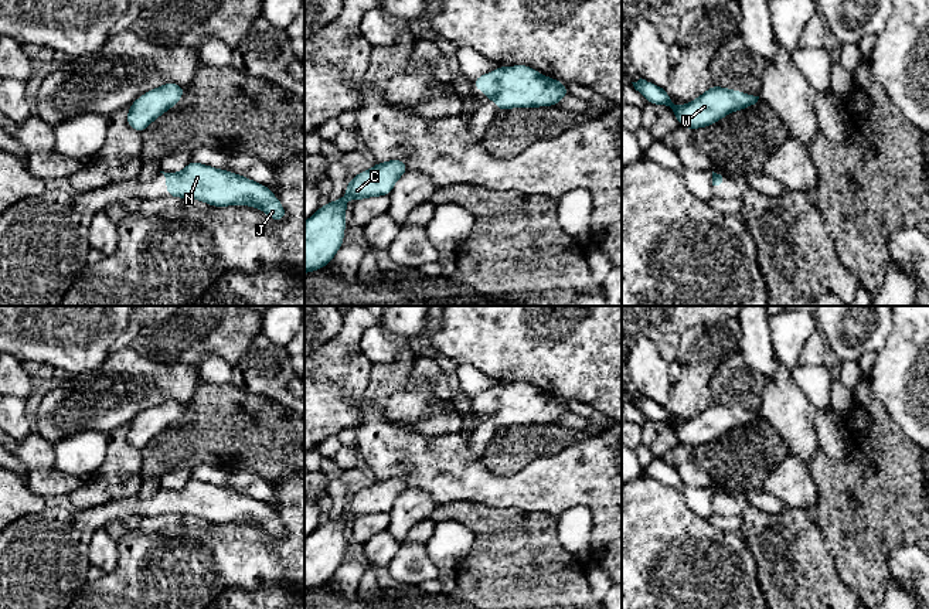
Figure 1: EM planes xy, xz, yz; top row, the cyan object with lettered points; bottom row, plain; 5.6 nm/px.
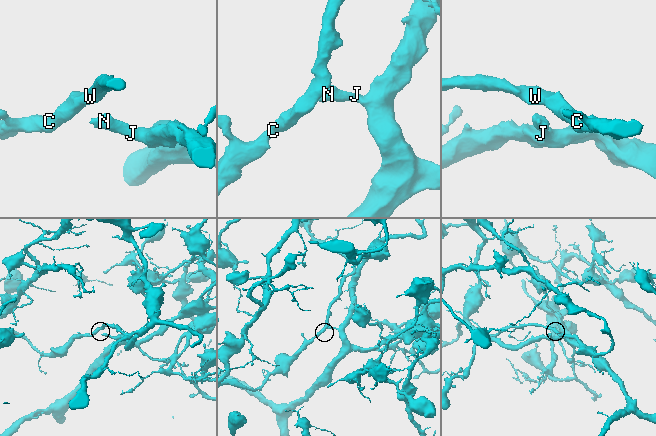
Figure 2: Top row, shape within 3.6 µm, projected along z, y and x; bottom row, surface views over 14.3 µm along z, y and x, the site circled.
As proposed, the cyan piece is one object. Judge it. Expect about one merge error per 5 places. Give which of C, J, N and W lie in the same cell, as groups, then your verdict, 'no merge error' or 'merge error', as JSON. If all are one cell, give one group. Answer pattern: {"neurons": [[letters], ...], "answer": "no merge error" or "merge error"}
{"neurons": [["C", "J", "N", "W"]], "answer": "no merge error"}

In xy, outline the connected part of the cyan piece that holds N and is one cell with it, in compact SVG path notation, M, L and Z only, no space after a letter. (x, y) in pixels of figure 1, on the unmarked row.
M191 477L180 490L160 490L166 494L167 514L195 516L212 524L251 523L261 525L273 538L283 538L286 535L282 520L269 504L232 489L220 487Z

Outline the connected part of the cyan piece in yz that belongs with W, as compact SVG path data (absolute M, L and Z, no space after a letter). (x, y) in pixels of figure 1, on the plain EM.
M642 395L632 401L634 406L654 423L667 422L676 432L680 443L685 446L711 443L735 428L746 426L755 422L759 416L759 414L745 409L711 402L709 406L697 416L683 423L676 423L666 405L660 405Z

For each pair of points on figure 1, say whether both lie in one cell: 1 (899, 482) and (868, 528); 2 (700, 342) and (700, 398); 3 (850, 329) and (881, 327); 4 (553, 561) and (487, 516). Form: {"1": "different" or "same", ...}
{"1": "same", "2": "same", "3": "same", "4": "same"}

